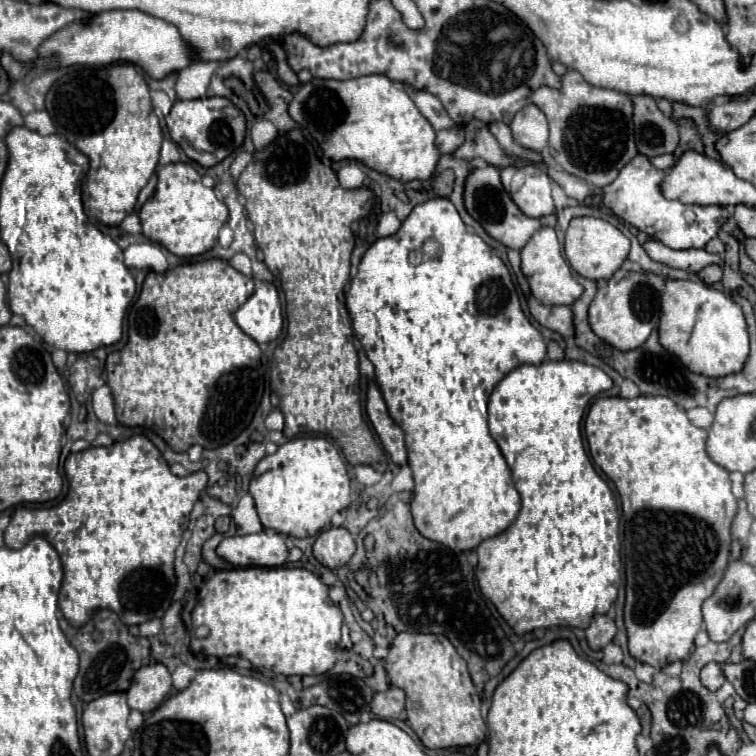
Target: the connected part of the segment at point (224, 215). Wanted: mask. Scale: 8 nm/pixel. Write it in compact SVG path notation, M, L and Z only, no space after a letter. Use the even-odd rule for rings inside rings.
M170 163L158 169L154 195L140 209L142 235L164 245L178 257L194 257L212 249L220 227L228 221L228 207L216 197L214 189L202 185L202 177L188 163Z

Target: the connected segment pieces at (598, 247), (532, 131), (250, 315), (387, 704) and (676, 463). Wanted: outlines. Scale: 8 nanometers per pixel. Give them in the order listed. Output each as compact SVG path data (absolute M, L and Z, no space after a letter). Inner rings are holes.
M576 217L570 221L564 241L564 253L568 263L578 275L592 281L610 279L614 271L618 271L620 265L626 261L628 251L630 251L630 241L608 221L598 217Z
M528 103L516 113L516 117L510 123L510 129L518 145L540 151L548 145L548 121L544 113L532 103Z
M260 283L254 295L236 311L234 319L256 343L276 341L282 333L284 319L276 287L272 283Z
M390 687L384 693L376 693L370 707L372 707L372 713L378 719L390 721L390 719L396 719L396 717L402 715L402 711L404 711L404 699L406 699L406 695L404 695L402 689Z
M640 395L634 399L622 399L622 397L600 397L592 403L586 421L584 421L584 433L588 439L588 447L590 447L590 457L594 461L595 466L610 480L618 493L620 493L620 501L622 501L622 511L624 511L624 557L626 557L626 605L624 605L624 621L626 621L626 631L628 631L628 651L630 655L646 665L652 665L654 669L664 669L666 665L674 663L674 661L684 661L690 655L692 645L702 647L706 645L708 633L702 627L702 603L714 593L718 581L722 579L726 567L728 567L728 557L730 557L731 546L731 522L734 517L728 513L728 503L734 499L744 499L744 479L748 473L740 473L740 471L726 471L724 467L716 465L706 451L706 441L708 441L708 431L710 429L700 429L696 425L690 423L690 419L686 417L686 411L680 409L672 399L668 397L652 397L652 395Z

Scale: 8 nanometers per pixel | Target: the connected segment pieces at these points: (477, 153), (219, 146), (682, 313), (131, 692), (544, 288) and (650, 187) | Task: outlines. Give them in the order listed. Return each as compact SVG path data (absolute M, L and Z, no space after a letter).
M470 121L466 125L466 139L464 143L452 153L452 157L456 159L484 159L490 165L496 167L504 167L504 165L524 165L526 161L520 159L512 159L508 157L500 145L496 145L496 139L492 137L492 133L488 133L488 125L482 121Z
M200 97L192 101L176 101L166 115L170 137L182 147L188 159L210 169L238 151L246 139L246 117L226 97Z
M668 279L660 297L662 297L662 311L664 311L660 321L660 343L664 345L664 349L674 353L684 365L688 365L688 369L692 369L692 373L700 373L706 377L726 377L732 373L740 373L744 369L744 363L750 355L750 337L748 337L744 313L730 295L710 285L704 285L702 281Z
M150 663L146 667L140 667L132 677L130 689L126 691L128 705L130 709L142 713L154 711L168 695L170 687L170 673L162 663Z
M544 225L542 229L538 229L532 239L526 243L526 247L520 251L522 257L522 273L530 283L532 295L544 303L544 305L572 305L580 293L582 293L582 285L572 277L570 273L570 265L566 263L566 259L562 257L562 249L556 237L556 231L548 225Z
M636 155L624 169L618 173L618 177L602 189L602 203L612 209L614 215L624 219L626 223L634 225L638 231L648 233L652 239L664 243L666 247L674 251L686 251L686 249L704 249L710 239L718 235L718 229L730 219L730 213L724 207L700 207L694 205L696 211L696 223L686 225L684 223L684 209L686 205L680 201L670 201L662 195L662 181L666 177L666 171L658 171L648 157Z

